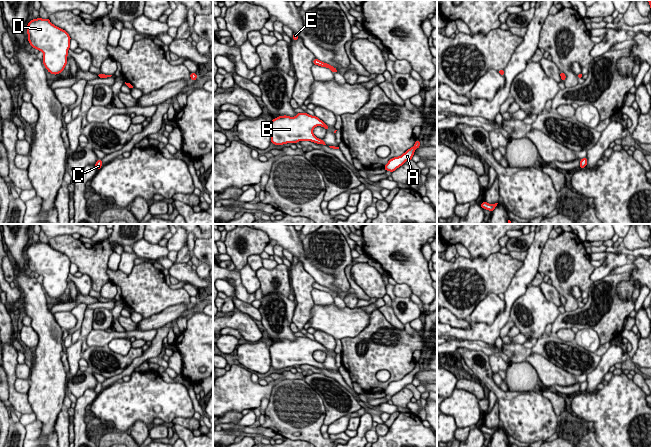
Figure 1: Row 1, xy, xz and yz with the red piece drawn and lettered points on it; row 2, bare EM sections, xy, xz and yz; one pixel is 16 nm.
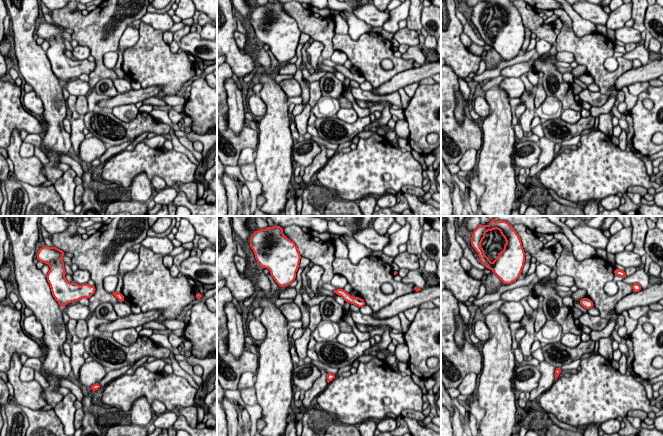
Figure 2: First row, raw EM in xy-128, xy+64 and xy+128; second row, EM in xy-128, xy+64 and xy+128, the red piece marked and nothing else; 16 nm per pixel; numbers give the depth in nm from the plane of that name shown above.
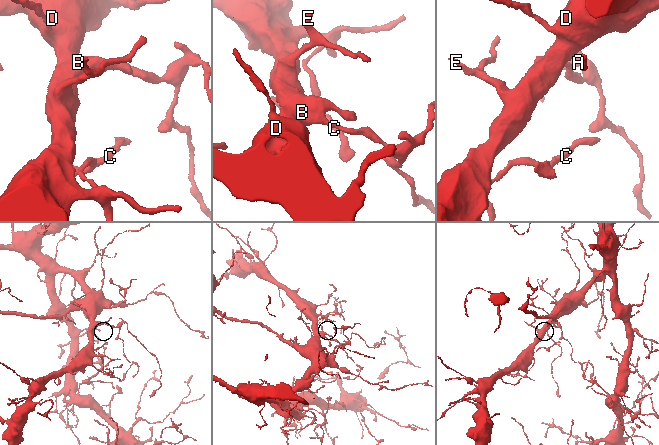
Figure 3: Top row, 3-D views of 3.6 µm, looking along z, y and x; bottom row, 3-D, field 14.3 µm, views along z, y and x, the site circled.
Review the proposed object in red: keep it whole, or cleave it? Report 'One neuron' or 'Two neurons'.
One neuron

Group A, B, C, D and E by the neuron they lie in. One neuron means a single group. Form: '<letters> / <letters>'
A B C D E

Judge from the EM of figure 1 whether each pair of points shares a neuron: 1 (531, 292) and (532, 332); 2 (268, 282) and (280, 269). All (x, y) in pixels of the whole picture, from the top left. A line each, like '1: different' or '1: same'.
1: same
2: same

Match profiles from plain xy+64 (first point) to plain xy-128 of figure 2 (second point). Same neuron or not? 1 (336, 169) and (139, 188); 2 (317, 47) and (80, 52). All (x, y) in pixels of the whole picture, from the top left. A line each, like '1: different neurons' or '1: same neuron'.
1: different neurons
2: same neuron

